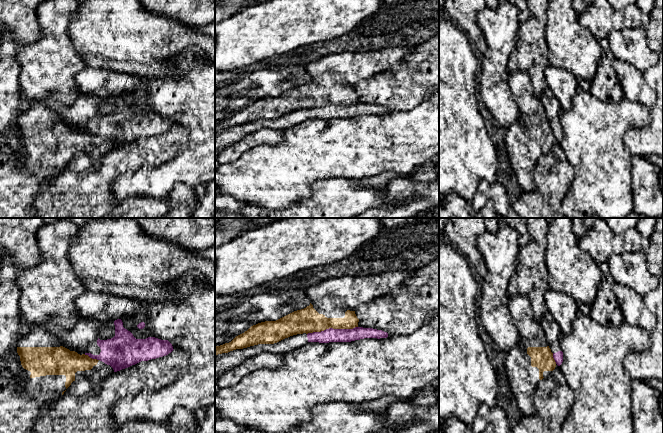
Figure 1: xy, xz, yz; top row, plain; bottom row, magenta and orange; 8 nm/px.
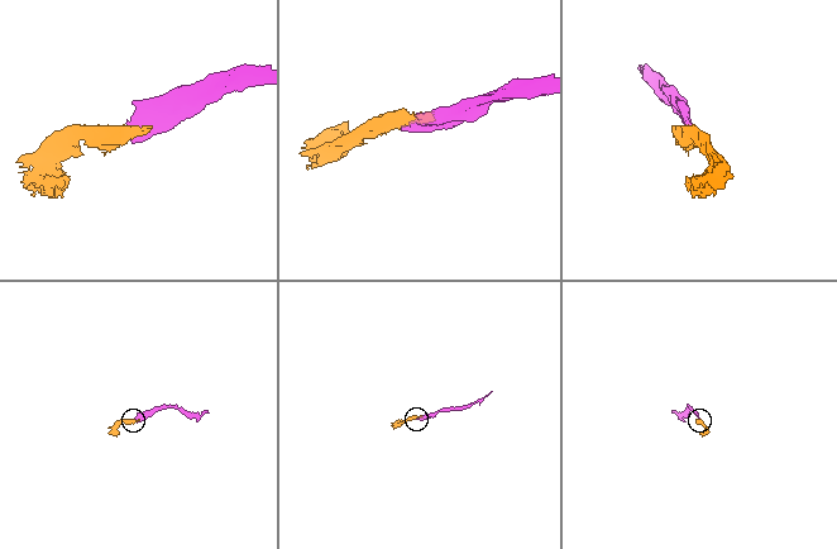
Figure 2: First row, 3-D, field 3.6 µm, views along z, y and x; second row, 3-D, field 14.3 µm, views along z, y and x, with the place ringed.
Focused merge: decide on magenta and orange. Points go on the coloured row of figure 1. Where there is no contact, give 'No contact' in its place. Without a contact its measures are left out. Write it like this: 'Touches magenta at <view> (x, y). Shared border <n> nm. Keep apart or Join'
Touches magenta at xz (332, 328). Shared border 420 nm. Keep apart

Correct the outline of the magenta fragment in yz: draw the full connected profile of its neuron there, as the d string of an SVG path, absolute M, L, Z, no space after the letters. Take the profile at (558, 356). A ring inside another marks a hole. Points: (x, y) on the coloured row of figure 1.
M547 313L540 321L546 335L548 346L553 353L553 358L558 366L563 362L563 352L561 351L559 336L561 330L550 313Z

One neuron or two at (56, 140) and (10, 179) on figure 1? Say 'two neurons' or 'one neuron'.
one neuron

